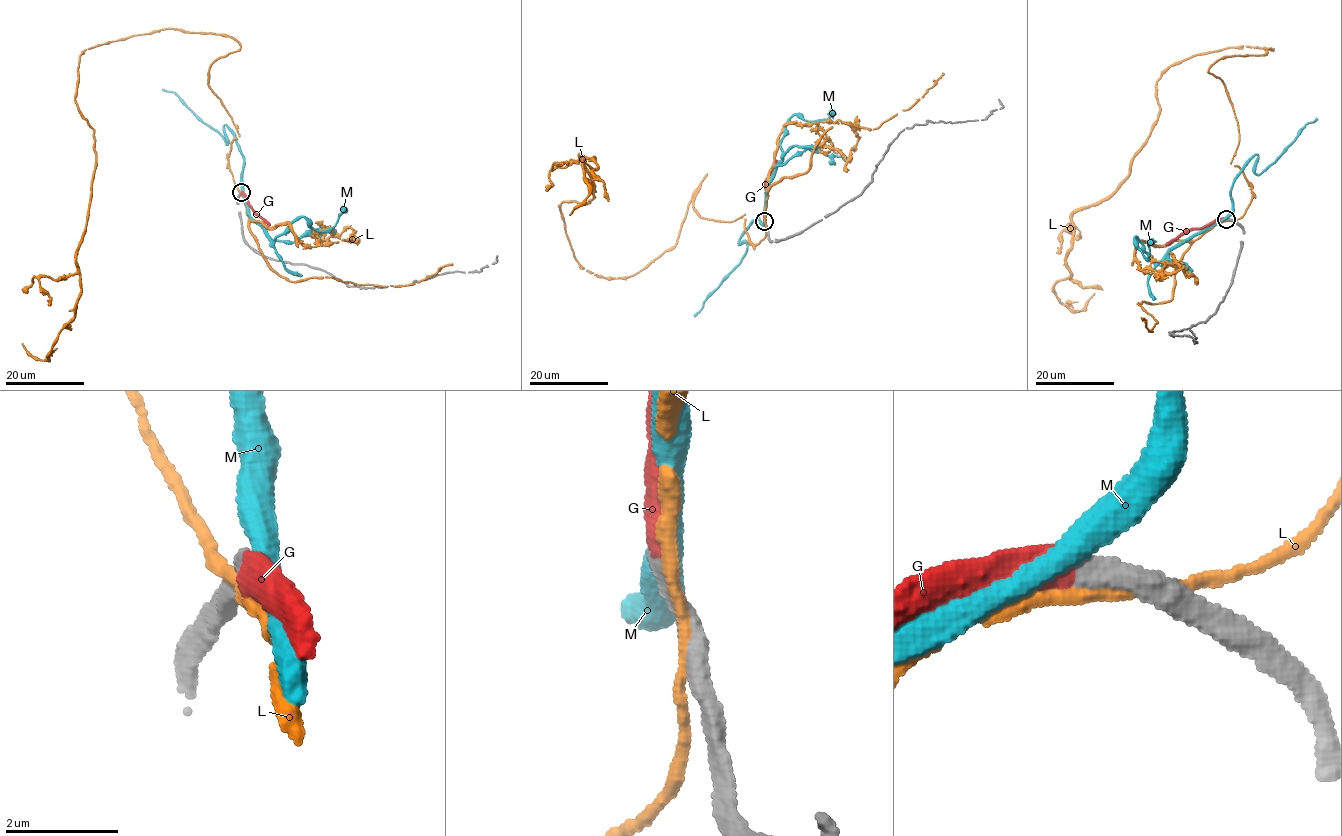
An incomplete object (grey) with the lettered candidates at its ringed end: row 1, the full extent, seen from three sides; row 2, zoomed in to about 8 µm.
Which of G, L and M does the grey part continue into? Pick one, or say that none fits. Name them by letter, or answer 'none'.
G

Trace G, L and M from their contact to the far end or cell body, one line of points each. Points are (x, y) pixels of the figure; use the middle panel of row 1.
G: (764, 220), (766, 179), (778, 160)
L: (766, 225), (697, 214), (706, 175), (608, 278), (559, 207), (594, 158), (569, 215)
M: (764, 220), (767, 185), (781, 159), (780, 144), (791, 117), (825, 120), (830, 113), (833, 119)

